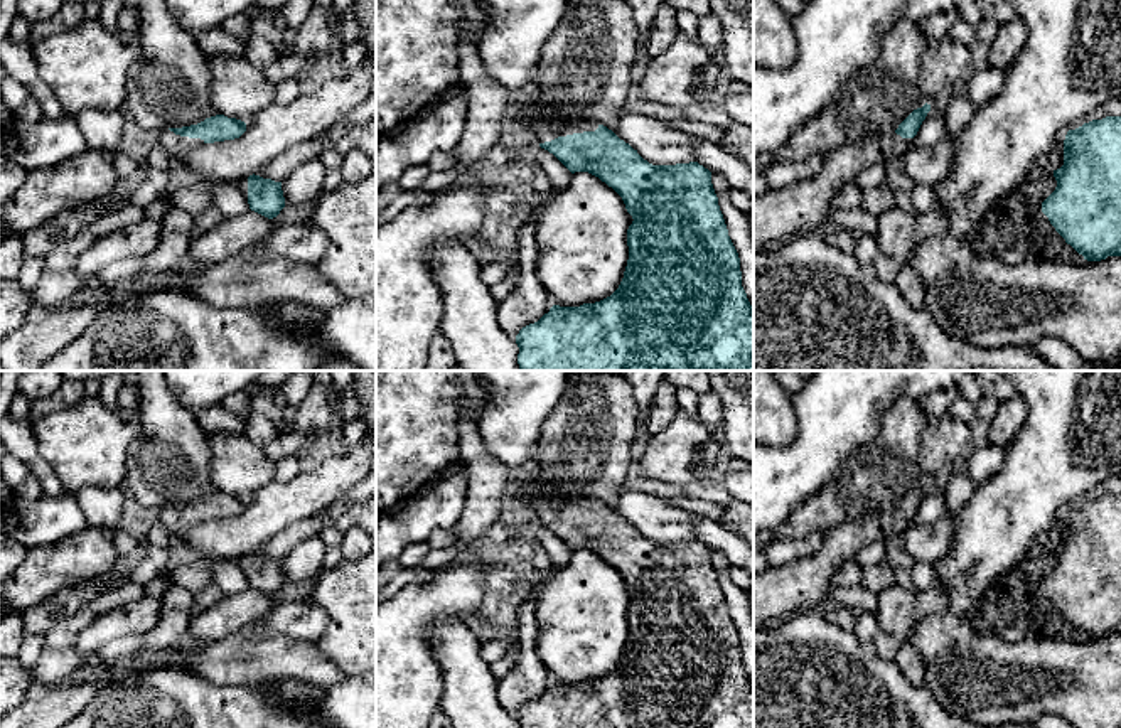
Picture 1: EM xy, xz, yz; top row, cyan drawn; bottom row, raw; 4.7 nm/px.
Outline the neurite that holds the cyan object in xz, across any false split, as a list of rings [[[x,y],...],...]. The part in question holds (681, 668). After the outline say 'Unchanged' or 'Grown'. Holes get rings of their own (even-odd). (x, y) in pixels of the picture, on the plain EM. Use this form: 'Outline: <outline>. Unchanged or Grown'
Outline: [[[529,463],[523,472],[512,475],[512,482],[521,487],[523,500],[538,512],[541,526],[553,531],[571,551],[588,549],[612,565],[622,575],[627,590],[634,597],[627,607],[629,637],[619,666],[610,674],[595,681],[583,681],[580,684],[553,682],[538,699],[519,708],[516,713],[519,728],[754,728],[754,686],[742,664],[740,635],[728,613],[723,592],[718,583],[718,575],[711,561],[711,549],[698,539],[652,543],[612,507],[592,497],[556,499],[553,502],[544,490],[544,482],[539,479],[538,467],[534,463]]]. Grown

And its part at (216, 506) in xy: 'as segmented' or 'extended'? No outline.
extended

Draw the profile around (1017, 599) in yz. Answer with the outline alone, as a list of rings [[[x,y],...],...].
[[[1032,544],[1022,563],[984,592],[968,618],[973,629],[998,635],[1005,627],[1016,627],[1025,639],[1082,640],[1084,634],[1065,620],[1042,590],[1042,580],[1055,565],[1052,548]]]

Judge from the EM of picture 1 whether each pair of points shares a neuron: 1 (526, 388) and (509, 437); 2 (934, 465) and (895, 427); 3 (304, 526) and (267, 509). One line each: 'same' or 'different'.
1: same
2: different
3: different

